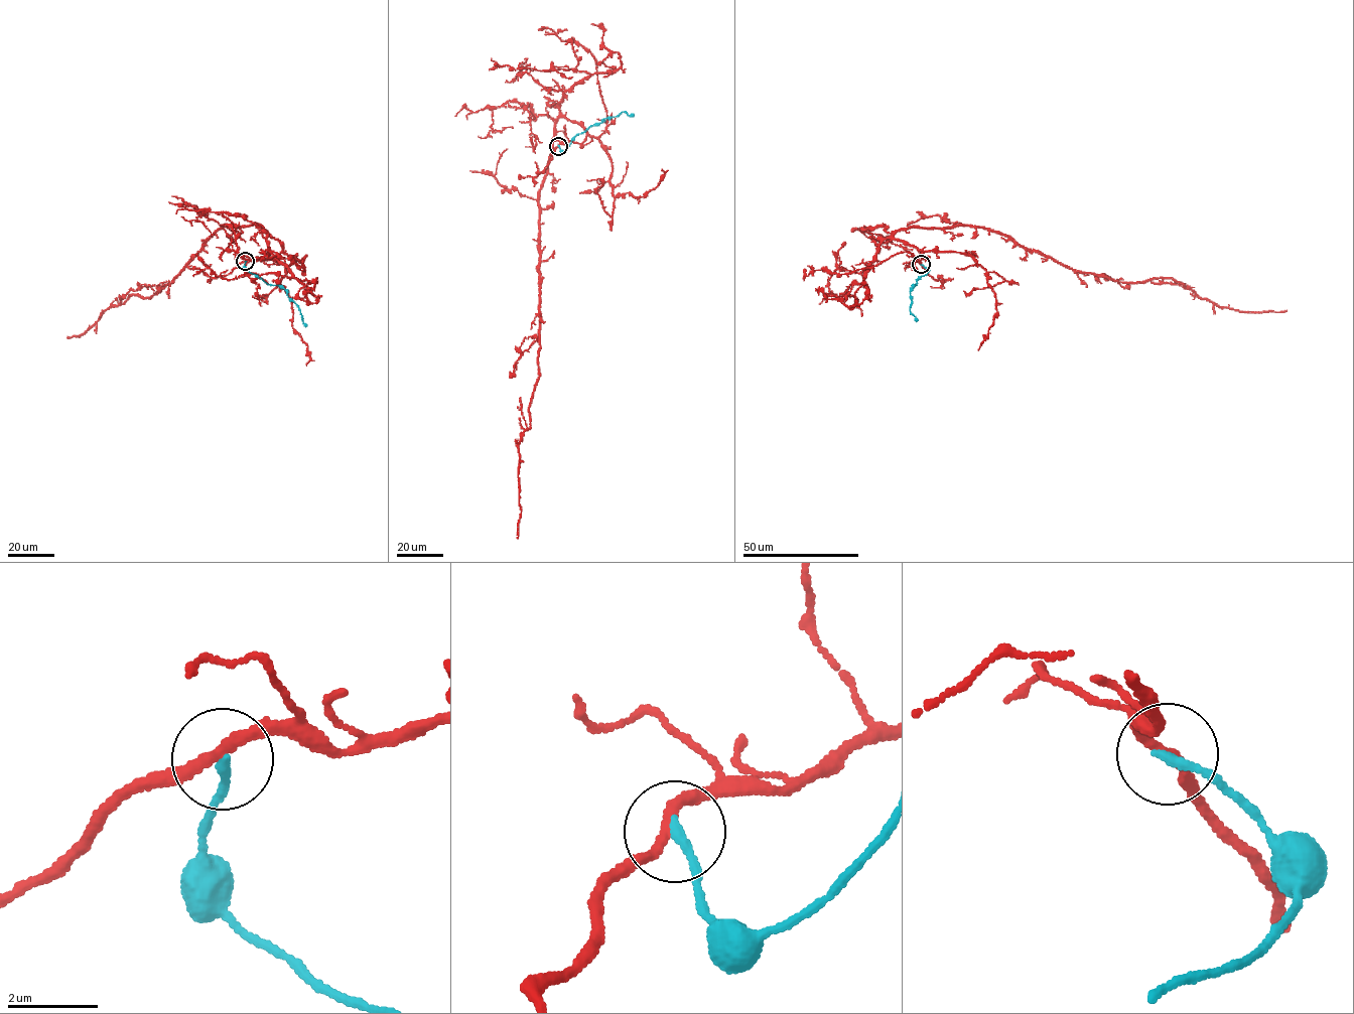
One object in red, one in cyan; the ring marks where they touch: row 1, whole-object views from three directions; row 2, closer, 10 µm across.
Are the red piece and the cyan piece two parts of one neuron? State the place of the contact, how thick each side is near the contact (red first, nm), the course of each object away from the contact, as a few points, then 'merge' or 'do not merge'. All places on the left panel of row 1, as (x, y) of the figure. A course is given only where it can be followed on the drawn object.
place (245, 261); calibres 220 and 220 nm; course red (245, 261), (276, 257), (282, 247), (262, 227), (226, 225), (158, 291), (128, 296), (84, 333), (66, 337); course cyan (245, 261), (246, 269), (269, 285), (280, 285), (285, 290), (300, 311), (306, 326); do not merge

